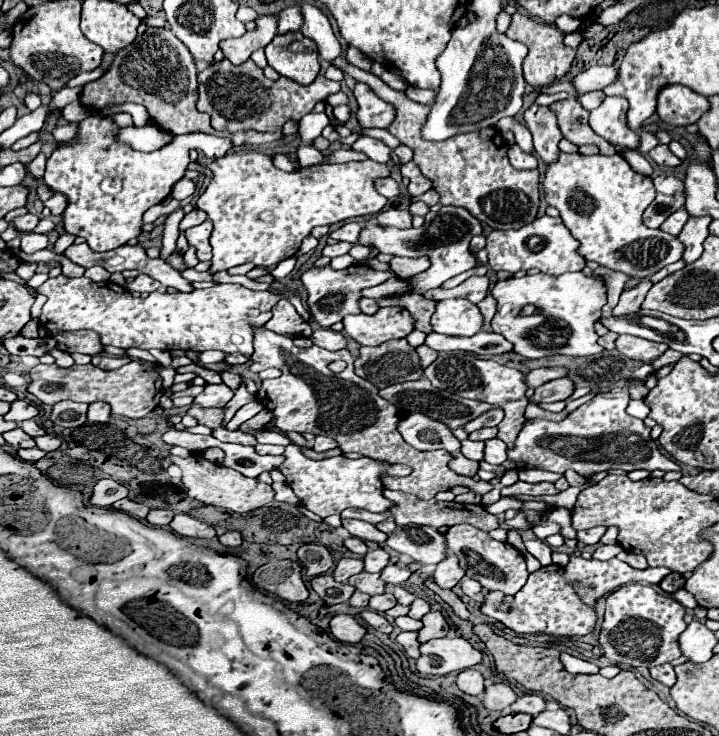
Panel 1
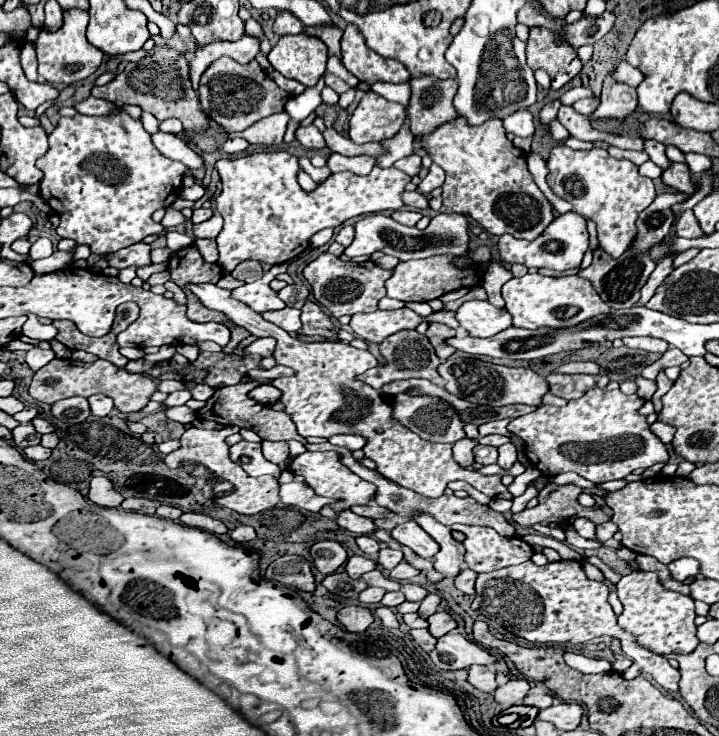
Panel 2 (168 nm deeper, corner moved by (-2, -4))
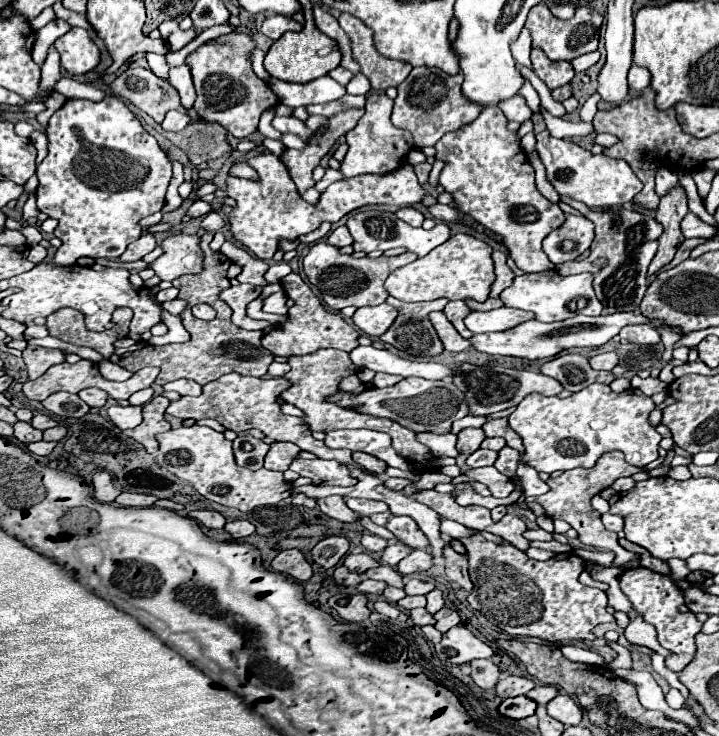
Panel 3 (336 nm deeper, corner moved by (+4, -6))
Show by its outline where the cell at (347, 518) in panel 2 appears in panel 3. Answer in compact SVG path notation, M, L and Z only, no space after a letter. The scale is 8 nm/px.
M327 496L327 498L321 498L321 500L317 500L317 508L319 508L323 514L327 514L327 516L339 520L339 522L355 522L355 520L359 518L359 516L345 504L343 496Z

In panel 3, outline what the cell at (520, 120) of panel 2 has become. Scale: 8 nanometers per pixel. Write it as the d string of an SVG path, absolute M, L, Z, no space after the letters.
M515 94L515 96L511 96L511 98L507 98L507 100L499 100L499 104L497 104L501 110L503 110L503 114L507 116L507 120L511 120L511 122L523 122L523 120L527 120L527 118L531 118L531 110L529 110L529 106L525 104L525 98L521 96L521 94Z

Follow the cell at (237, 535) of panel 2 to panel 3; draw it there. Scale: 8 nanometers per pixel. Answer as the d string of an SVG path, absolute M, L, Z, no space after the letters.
M227 520L227 524L223 526L225 532L229 532L235 540L251 536L255 532L255 526L249 520Z

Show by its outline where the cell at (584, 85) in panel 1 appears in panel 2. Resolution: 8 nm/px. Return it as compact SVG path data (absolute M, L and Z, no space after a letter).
M625 60L613 70L613 80L615 82L623 82L623 84L627 84L627 86L639 86L639 82L641 82L641 72L637 70L637 68L633 68L633 66L629 66Z

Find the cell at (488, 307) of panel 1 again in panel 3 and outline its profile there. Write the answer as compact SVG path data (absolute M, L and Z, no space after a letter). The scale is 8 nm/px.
M495 250L495 252L493 252L493 262L495 262L495 276L497 276L497 280L495 280L495 286L491 288L491 296L497 298L507 286L513 284L515 274L513 274L513 270L507 266L507 254L505 254L505 252Z

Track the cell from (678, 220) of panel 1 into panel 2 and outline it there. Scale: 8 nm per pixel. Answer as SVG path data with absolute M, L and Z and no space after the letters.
M685 210L685 212L677 218L677 222L675 222L675 226L673 226L673 232L675 232L677 236L683 236L683 238L699 238L699 236L701 236L701 228L697 226L697 220L695 220L695 216L693 216L693 210Z

